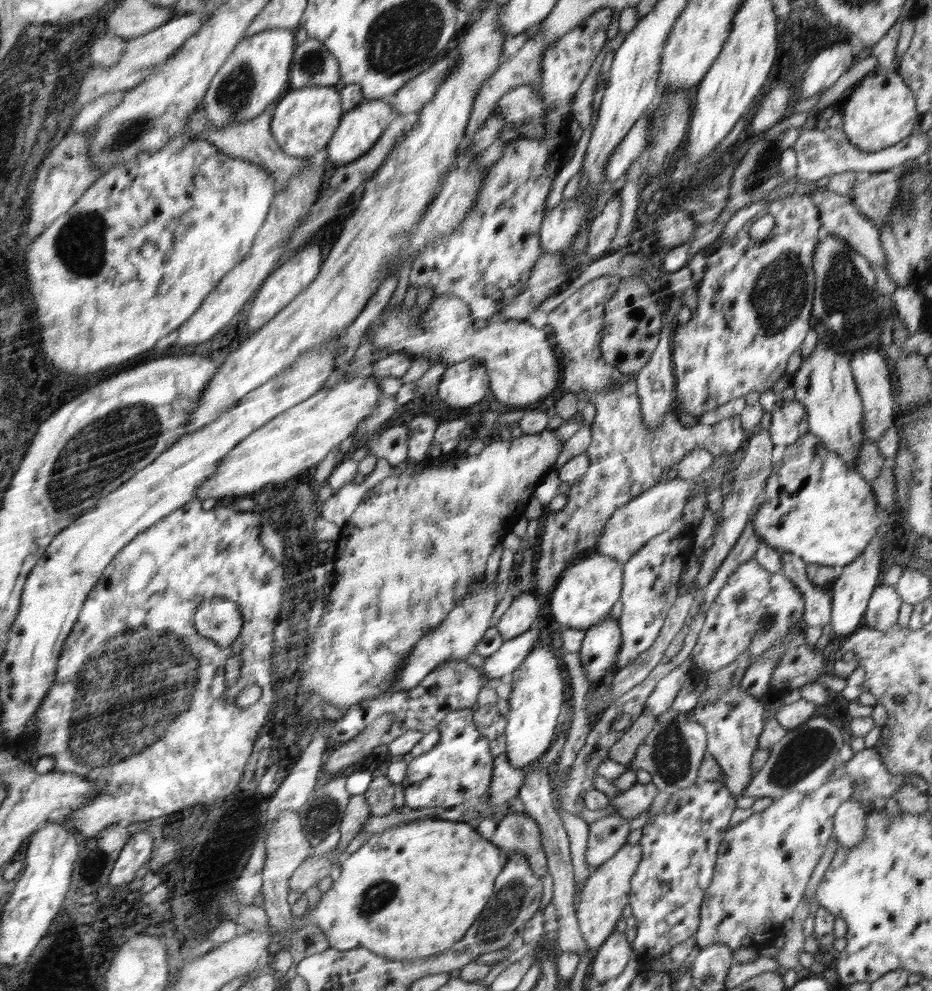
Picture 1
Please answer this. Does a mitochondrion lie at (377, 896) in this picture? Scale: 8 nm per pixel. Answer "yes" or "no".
yes

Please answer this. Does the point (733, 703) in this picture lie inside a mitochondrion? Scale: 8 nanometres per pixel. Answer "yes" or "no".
yes

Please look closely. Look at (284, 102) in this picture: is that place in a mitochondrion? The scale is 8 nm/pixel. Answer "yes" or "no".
no

